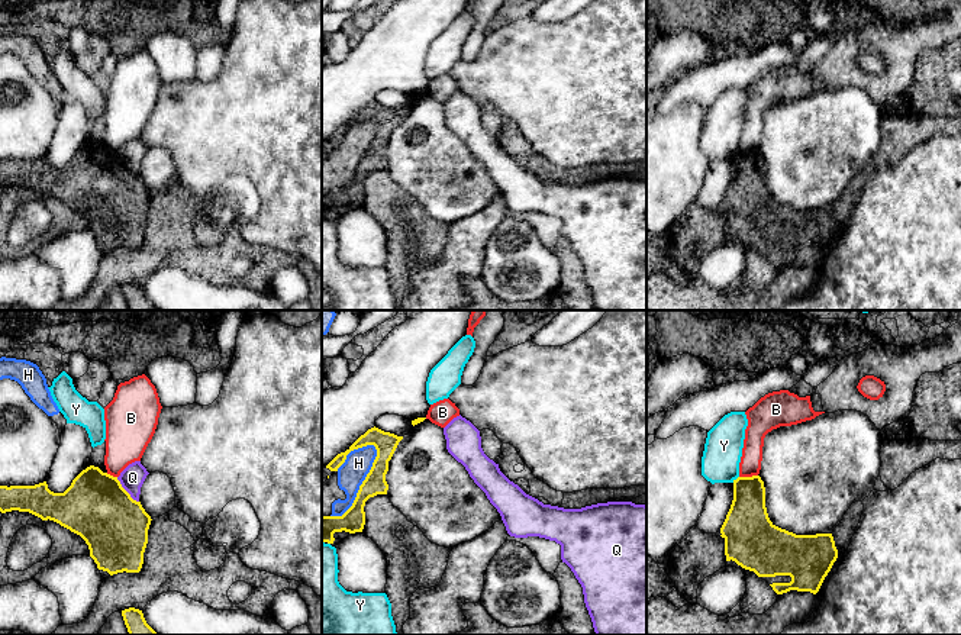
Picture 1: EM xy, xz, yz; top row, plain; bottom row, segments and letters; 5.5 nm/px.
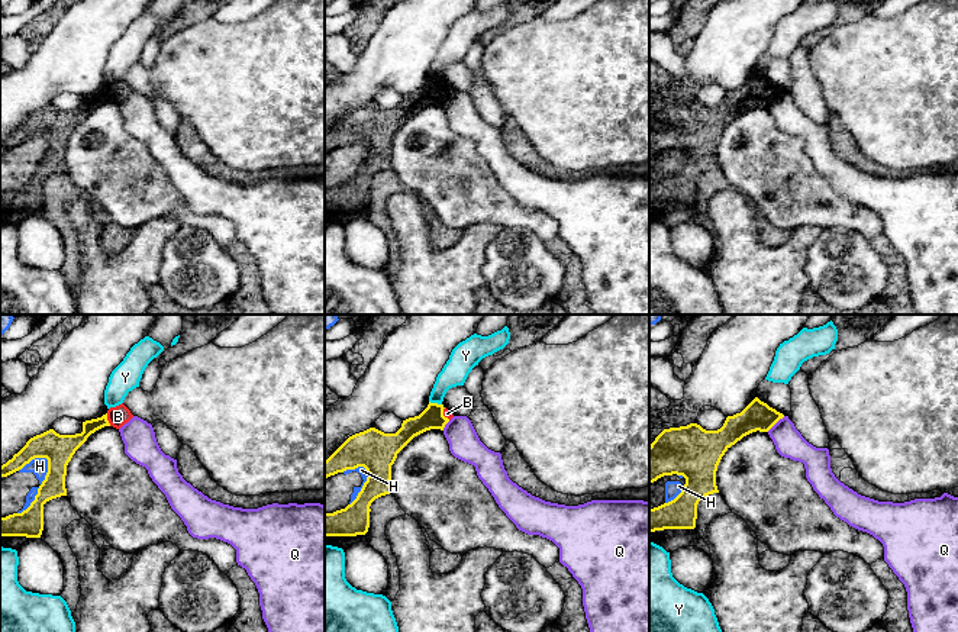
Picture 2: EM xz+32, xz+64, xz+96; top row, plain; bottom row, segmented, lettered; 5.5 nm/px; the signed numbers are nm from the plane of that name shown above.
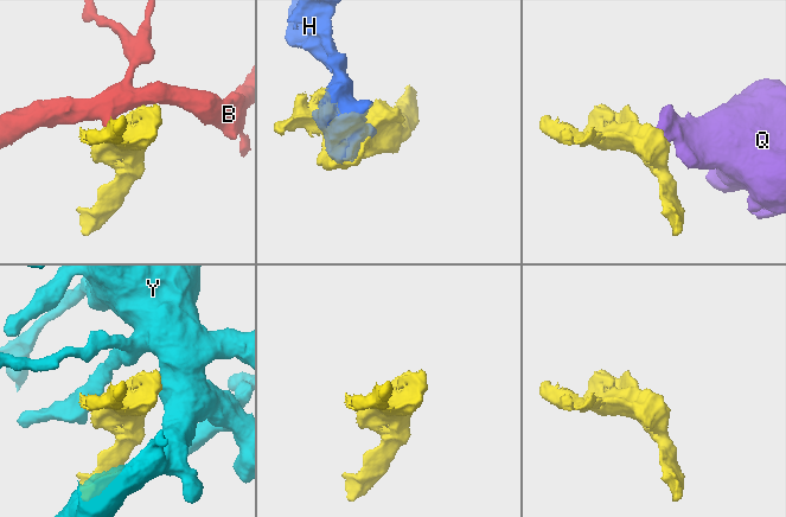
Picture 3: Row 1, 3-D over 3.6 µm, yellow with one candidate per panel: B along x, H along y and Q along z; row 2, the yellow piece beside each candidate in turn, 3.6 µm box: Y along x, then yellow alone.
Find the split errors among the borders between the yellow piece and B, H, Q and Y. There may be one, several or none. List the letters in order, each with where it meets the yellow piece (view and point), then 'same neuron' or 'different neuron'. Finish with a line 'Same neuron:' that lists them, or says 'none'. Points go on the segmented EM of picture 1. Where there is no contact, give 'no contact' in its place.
B: contact yz (748, 477); different neuron
H: contact xz (361, 484); different neuron
Q: contact xy (125, 490); different neuron
Y: contact yz (737, 479); different neuron
Same neuron: none

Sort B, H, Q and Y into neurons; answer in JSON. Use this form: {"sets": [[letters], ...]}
{"sets": [["B"], ["H"], ["Q"], ["Y"]]}

